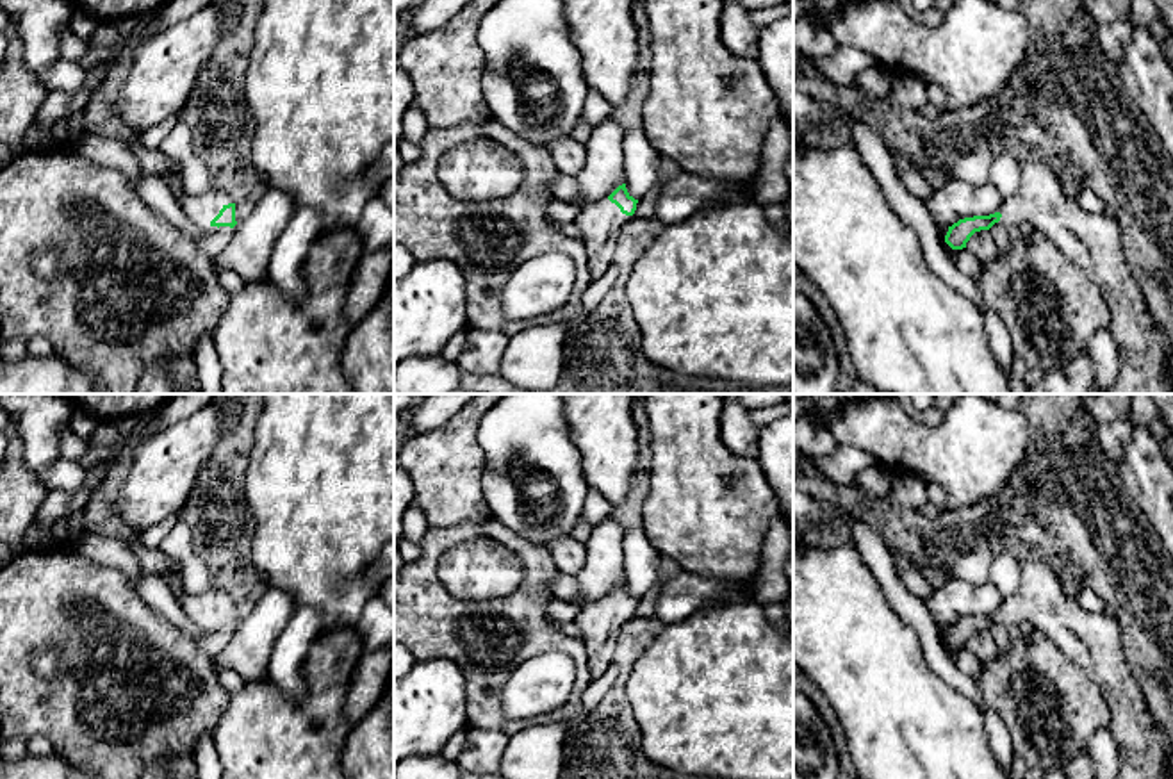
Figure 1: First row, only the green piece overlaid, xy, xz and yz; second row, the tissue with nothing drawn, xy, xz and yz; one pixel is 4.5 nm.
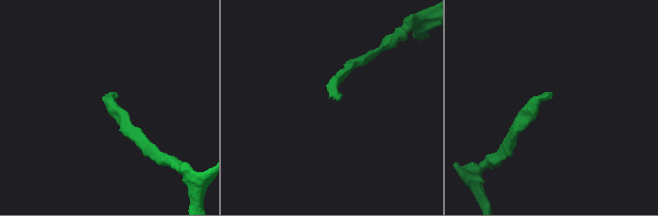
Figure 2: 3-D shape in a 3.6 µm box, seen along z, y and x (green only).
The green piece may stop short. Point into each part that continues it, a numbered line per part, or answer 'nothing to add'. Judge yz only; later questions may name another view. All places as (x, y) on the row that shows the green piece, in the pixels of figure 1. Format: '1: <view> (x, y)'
1: yz (1091, 241)

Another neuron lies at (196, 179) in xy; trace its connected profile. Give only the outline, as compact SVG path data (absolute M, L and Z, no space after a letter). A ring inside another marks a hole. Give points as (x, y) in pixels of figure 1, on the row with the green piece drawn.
M178 119L164 143L168 157L176 159L182 168L184 187L189 194L198 196L209 191L221 191L212 173L200 160L193 148L193 130Z

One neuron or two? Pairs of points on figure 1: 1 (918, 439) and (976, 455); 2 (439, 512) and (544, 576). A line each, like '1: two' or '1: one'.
1: one
2: two

